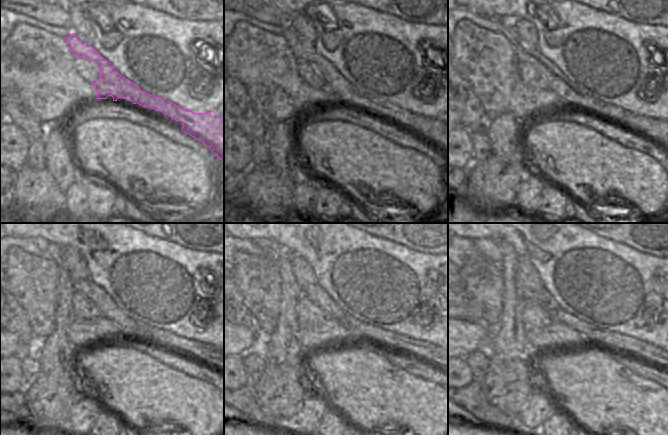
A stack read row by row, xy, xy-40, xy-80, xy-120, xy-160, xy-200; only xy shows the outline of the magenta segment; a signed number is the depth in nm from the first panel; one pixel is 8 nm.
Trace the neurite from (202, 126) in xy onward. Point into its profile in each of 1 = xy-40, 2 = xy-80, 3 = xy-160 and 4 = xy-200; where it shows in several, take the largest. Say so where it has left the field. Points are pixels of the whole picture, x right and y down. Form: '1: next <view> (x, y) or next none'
1: next xy-40 (342, 91)
2: next xy-80 (557, 81)
3: next xy-160 (357, 328)
4: next xy-200 (604, 337)

